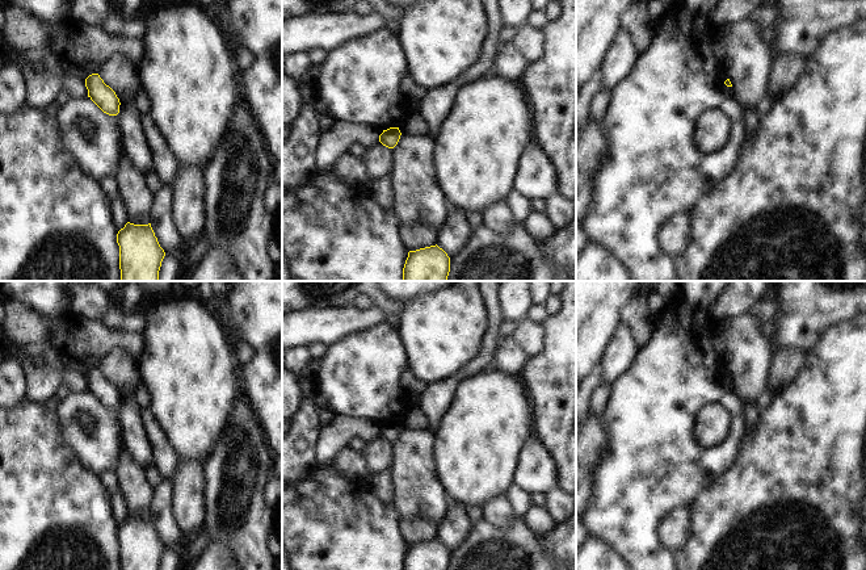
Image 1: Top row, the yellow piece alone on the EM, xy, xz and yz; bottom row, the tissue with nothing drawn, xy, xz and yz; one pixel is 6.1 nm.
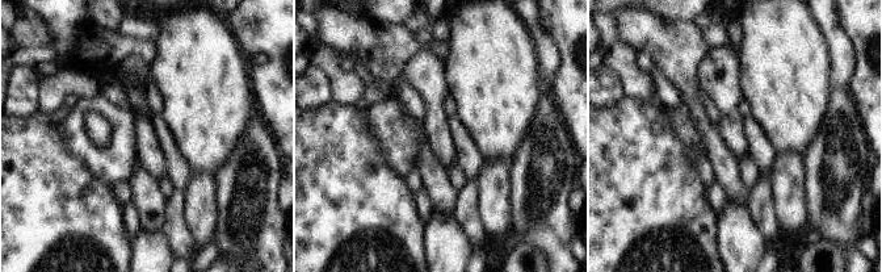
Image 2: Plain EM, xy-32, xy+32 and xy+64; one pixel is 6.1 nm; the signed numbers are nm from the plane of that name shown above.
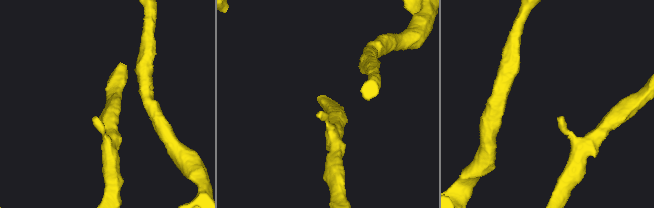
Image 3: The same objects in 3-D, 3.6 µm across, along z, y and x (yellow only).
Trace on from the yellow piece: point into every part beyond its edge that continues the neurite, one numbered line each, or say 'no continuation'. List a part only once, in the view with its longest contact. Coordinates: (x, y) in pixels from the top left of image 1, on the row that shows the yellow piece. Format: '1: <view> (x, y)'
no continuation.

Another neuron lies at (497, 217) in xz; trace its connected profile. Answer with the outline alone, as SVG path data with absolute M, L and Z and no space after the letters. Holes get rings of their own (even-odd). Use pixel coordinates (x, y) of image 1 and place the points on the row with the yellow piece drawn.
M505 201L488 205L482 213L482 225L497 234L509 234L516 223Z

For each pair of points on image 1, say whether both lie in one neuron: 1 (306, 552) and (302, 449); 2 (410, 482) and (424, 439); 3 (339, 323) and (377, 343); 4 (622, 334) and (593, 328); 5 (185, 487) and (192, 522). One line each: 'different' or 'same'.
1: different
2: same
3: different
4: different
5: same

